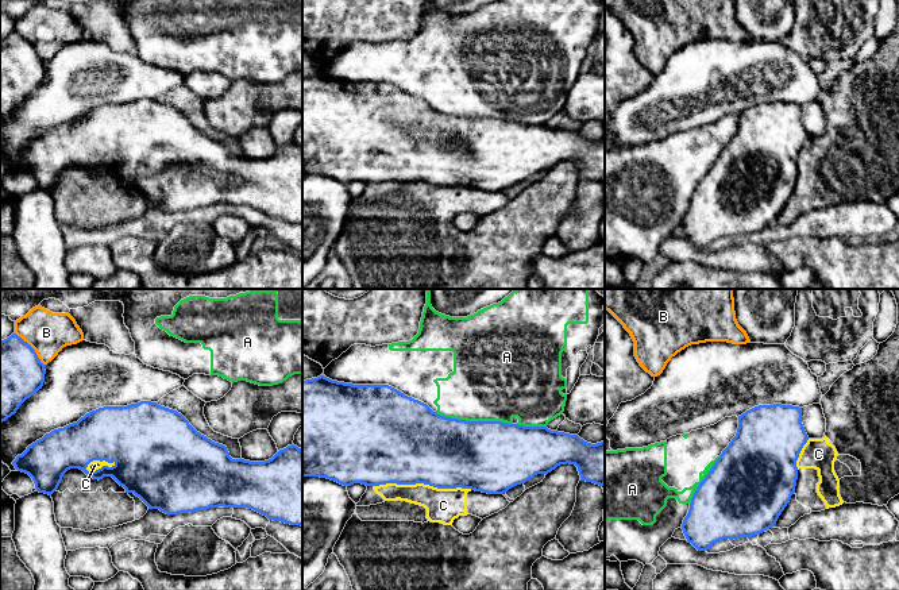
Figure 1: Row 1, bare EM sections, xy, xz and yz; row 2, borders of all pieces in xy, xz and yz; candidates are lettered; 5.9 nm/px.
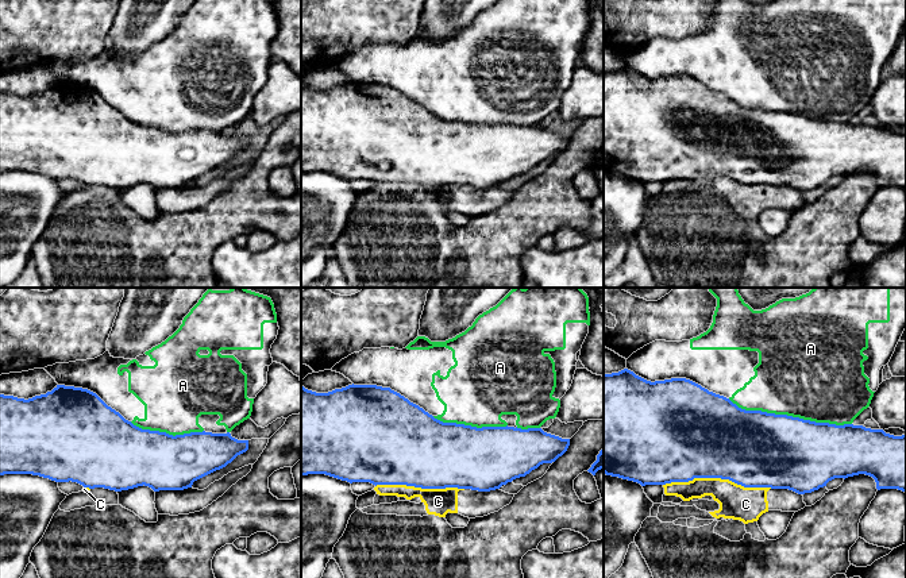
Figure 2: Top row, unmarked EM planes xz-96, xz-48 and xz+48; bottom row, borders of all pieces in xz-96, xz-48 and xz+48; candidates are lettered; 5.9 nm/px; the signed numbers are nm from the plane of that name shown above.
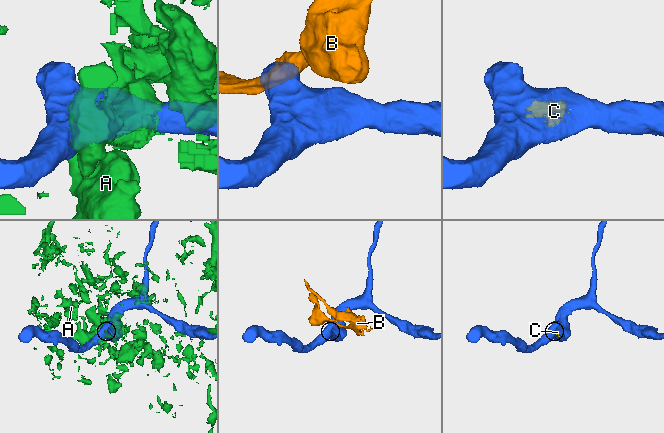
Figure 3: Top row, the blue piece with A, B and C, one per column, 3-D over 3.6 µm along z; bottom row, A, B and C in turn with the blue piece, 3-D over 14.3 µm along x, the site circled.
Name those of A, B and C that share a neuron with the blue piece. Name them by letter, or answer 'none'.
none

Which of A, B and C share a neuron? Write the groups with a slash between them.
A / B / C

